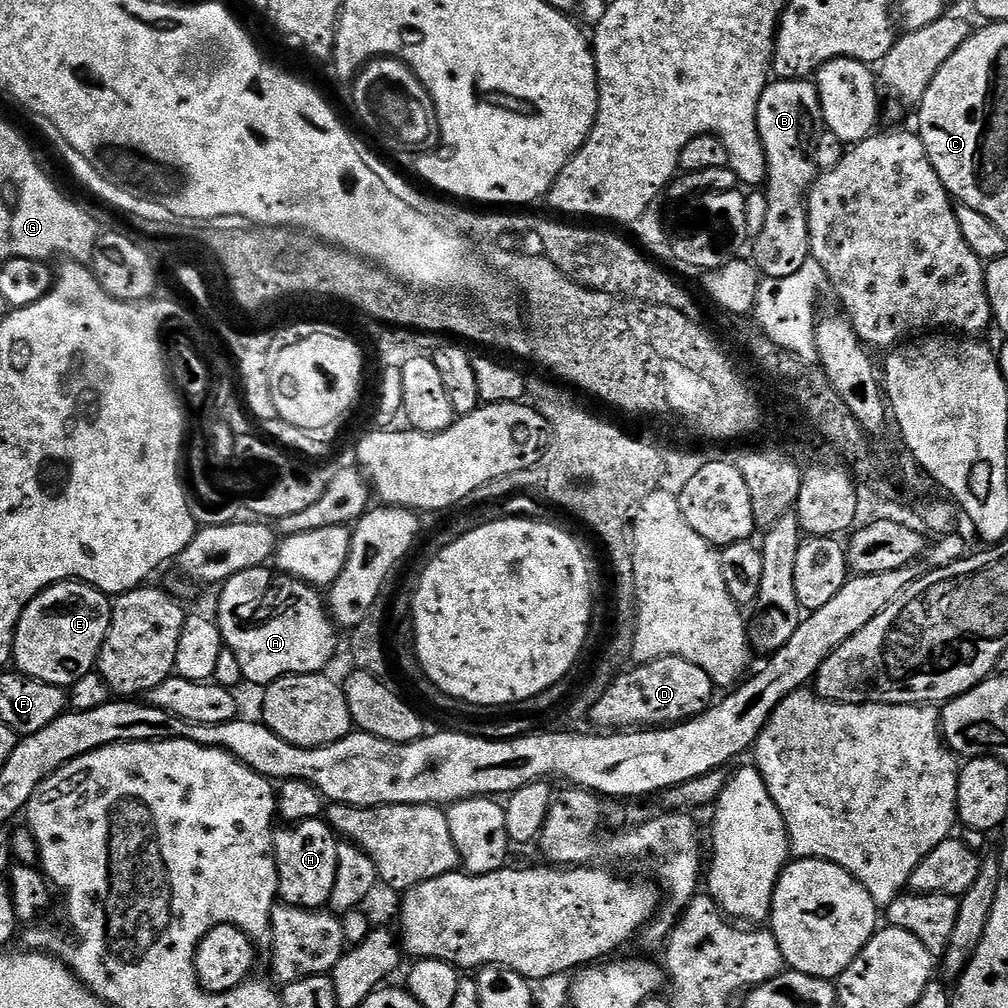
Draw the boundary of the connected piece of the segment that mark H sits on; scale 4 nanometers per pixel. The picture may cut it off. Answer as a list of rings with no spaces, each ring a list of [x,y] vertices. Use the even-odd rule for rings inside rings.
[[[323,819],[293,823],[274,840],[276,869],[280,875],[279,899],[299,908],[323,909],[331,901],[334,878],[338,874],[338,836]]]

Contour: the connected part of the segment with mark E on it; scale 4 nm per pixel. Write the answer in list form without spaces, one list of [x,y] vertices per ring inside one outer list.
[[[79,582],[54,584],[40,592],[20,615],[12,643],[15,667],[43,684],[71,686],[78,683],[97,667],[112,621],[112,605],[113,601],[105,593]]]

